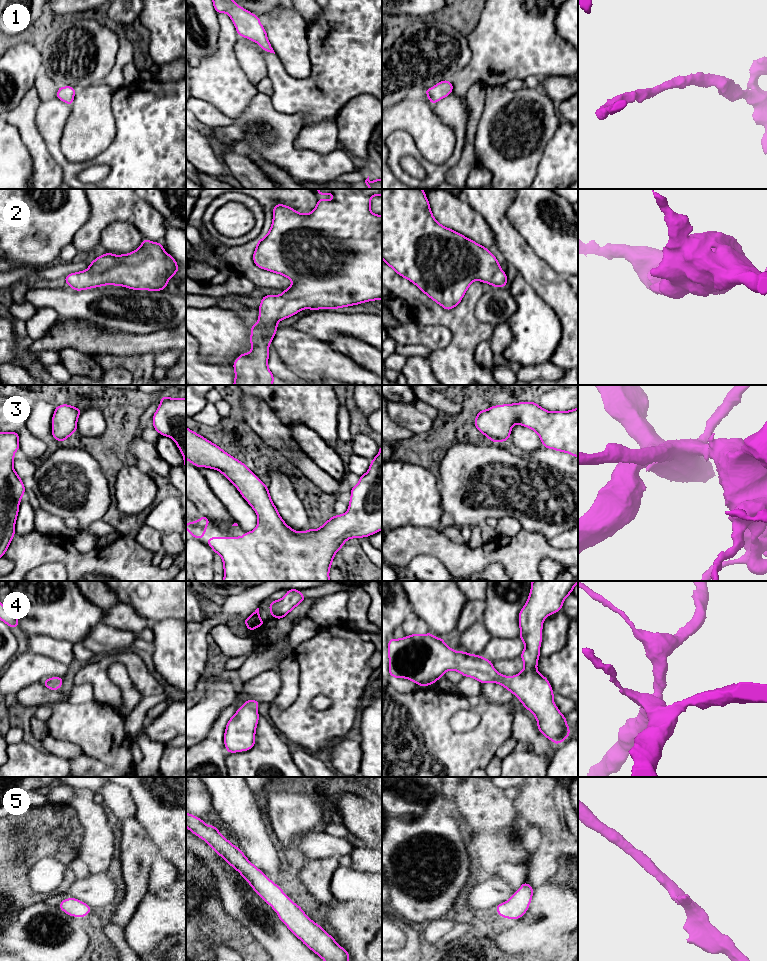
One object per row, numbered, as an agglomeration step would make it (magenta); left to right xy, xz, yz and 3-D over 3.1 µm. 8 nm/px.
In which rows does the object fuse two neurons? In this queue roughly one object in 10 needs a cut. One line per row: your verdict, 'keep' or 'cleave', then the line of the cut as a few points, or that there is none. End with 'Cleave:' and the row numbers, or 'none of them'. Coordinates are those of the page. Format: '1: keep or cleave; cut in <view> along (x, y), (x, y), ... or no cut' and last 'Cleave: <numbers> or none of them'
1: keep; no cut
2: keep; no cut
3: keep; no cut
4: keep; no cut
5: keep; no cut
Cleave: none of them

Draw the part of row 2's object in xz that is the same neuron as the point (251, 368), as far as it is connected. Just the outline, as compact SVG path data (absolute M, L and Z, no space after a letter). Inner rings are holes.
M317 189L317 194L332 194L333 200L319 199L315 209L309 214L301 214L293 208L278 203L273 208L273 221L268 234L258 240L255 252L253 254L253 261L258 268L281 274L290 279L293 284L286 290L283 290L282 295L267 295L261 299L261 304L258 308L259 319L258 322L251 326L251 337L249 342L252 344L250 353L243 353L236 358L233 363L235 371L235 380L233 385L273 385L274 375L268 368L269 344L272 342L275 333L278 329L277 323L285 318L291 317L304 309L336 309L348 307L351 305L358 305L367 301L382 299L382 215L375 215L371 212L370 202L375 195L382 196L382 189Z

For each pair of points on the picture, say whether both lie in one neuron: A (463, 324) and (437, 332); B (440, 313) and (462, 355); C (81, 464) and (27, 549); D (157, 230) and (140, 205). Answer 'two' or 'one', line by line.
A: two
B: one
C: two
D: one

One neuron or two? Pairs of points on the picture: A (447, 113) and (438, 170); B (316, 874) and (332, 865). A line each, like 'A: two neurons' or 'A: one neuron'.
A: one neuron
B: one neuron

